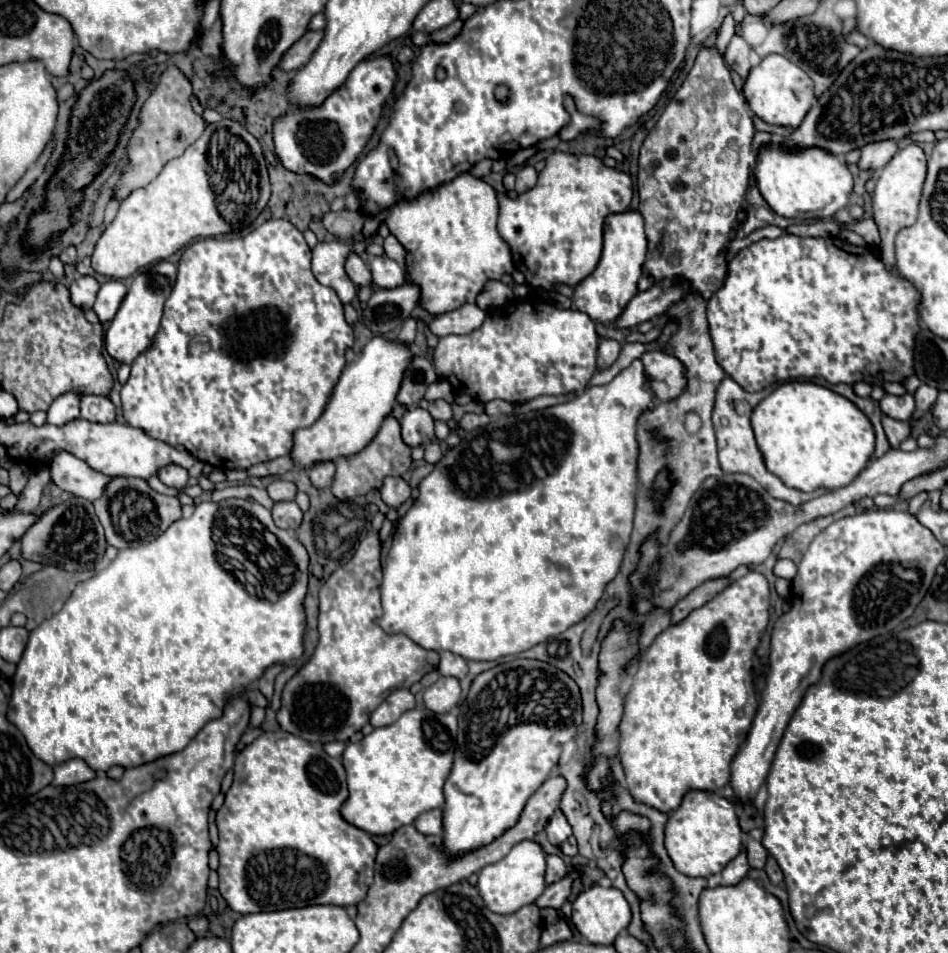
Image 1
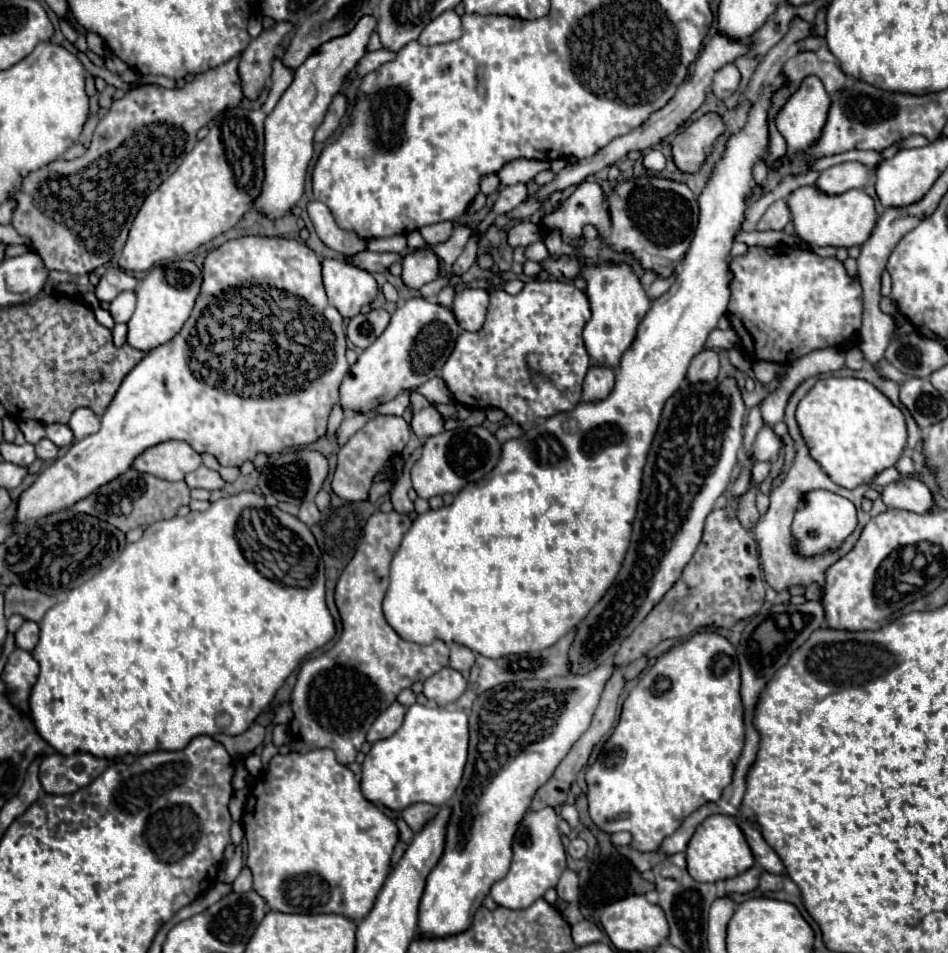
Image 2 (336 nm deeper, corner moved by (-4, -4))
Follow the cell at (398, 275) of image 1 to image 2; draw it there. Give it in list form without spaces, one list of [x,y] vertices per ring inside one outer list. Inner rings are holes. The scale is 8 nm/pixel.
[[[417,249],[403,257],[403,281],[411,289],[419,289],[439,277],[439,257],[433,249]]]

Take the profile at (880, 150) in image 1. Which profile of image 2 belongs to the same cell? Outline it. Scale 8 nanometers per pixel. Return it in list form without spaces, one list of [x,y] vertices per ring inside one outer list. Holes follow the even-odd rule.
[[[841,163],[819,173],[815,187],[825,195],[841,195],[849,189],[861,189],[873,171],[863,163]]]

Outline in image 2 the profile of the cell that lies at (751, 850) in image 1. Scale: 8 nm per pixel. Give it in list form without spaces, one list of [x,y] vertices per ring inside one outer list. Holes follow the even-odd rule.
[[[751,867],[749,871],[741,873],[739,877],[733,877],[733,879],[725,879],[725,889],[729,893],[751,893],[757,883],[759,883],[759,875],[761,875],[761,869],[759,867]]]

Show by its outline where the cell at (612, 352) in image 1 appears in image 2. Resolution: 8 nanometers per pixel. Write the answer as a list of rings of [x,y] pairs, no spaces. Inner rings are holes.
[[[591,367],[583,381],[583,401],[601,401],[605,399],[615,383],[615,375],[611,369],[605,367]]]

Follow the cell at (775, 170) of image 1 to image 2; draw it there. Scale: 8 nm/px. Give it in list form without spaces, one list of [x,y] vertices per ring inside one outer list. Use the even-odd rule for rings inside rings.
[[[813,185],[799,187],[793,191],[789,197],[789,209],[793,215],[793,225],[795,233],[809,245],[815,247],[853,247],[853,245],[863,245],[869,235],[875,229],[877,223],[877,213],[875,213],[875,203],[873,199],[861,191],[861,189],[851,189],[847,193],[841,193],[841,197],[821,197]]]

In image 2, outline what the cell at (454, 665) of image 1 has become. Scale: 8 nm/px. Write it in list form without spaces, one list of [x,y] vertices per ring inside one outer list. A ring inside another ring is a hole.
[[[451,643],[451,659],[449,659],[449,665],[457,671],[467,671],[471,669],[473,661],[475,661],[475,653],[465,647],[465,645],[459,645],[459,643]]]

